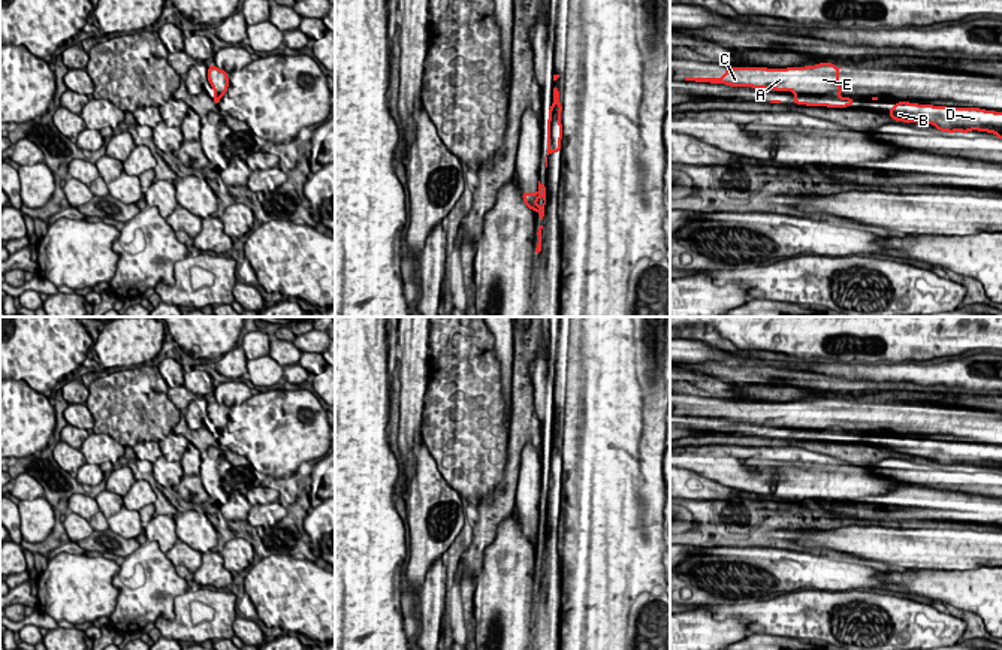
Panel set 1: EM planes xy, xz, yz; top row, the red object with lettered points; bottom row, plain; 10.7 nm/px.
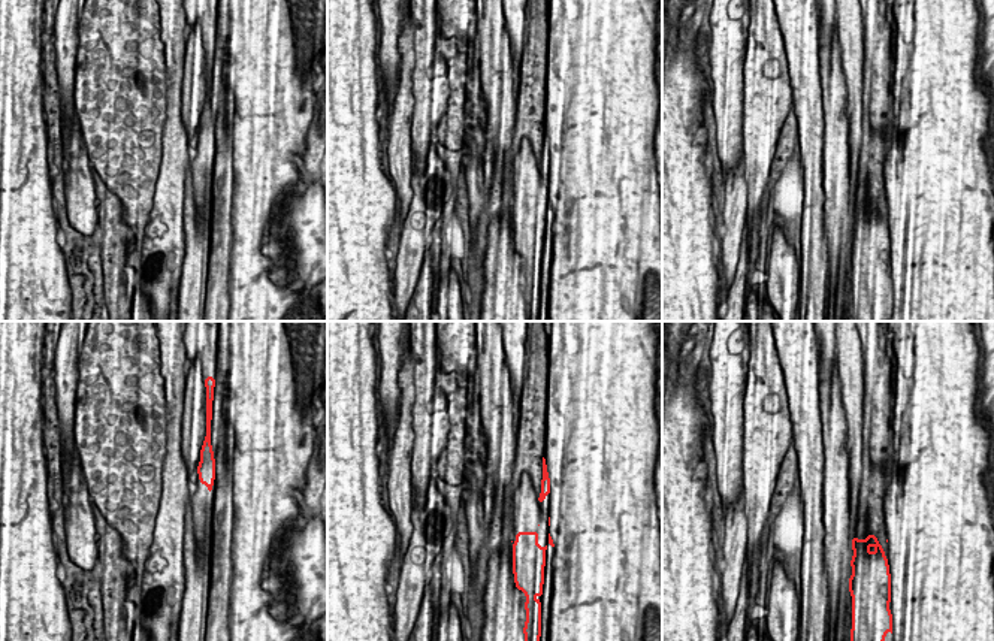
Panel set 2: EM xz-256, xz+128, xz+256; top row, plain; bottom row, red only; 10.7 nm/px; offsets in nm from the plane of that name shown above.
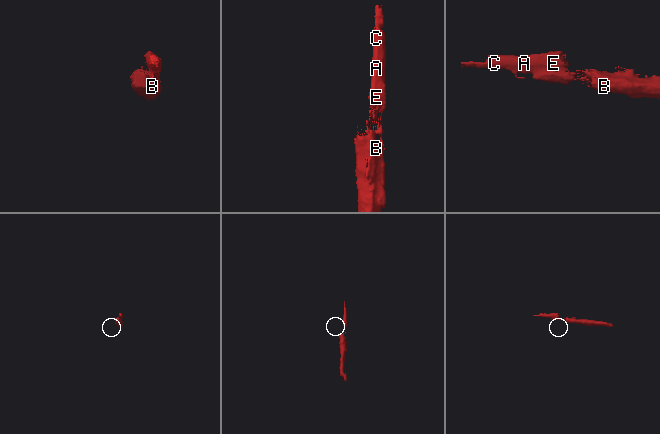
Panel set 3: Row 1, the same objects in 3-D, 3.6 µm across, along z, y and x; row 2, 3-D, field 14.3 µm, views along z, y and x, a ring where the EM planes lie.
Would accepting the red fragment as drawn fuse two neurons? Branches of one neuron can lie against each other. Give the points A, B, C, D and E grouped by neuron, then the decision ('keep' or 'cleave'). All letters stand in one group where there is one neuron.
groups A C E / B D; cleave

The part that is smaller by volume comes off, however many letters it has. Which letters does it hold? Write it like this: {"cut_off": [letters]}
{"cut_off": ["A", "C", "E"]}

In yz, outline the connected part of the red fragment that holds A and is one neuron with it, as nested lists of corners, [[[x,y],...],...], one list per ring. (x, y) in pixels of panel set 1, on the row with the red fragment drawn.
[[[833,63],[787,69],[727,67],[719,79],[698,76],[685,78],[685,81],[809,94],[842,94],[840,69]]]

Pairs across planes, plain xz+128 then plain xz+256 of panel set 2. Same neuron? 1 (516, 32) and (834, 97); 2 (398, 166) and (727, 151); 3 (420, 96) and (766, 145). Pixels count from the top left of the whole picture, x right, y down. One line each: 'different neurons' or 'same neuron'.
1: different neurons
2: different neurons
3: same neuron

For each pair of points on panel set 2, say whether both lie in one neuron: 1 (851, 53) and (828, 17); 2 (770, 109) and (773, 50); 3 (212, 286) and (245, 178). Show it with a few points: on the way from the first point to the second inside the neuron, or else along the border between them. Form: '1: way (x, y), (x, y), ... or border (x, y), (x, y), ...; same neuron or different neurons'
1: border (836, 15), (837, 30); different neurons
2: way (776, 94), (783, 81), (783, 64); same neuron
3: border (235, 186), (230, 254); different neurons

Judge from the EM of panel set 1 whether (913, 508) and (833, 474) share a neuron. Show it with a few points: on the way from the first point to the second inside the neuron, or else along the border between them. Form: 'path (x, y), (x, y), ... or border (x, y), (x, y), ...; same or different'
border (901, 483), (883, 493), (865, 496); different

